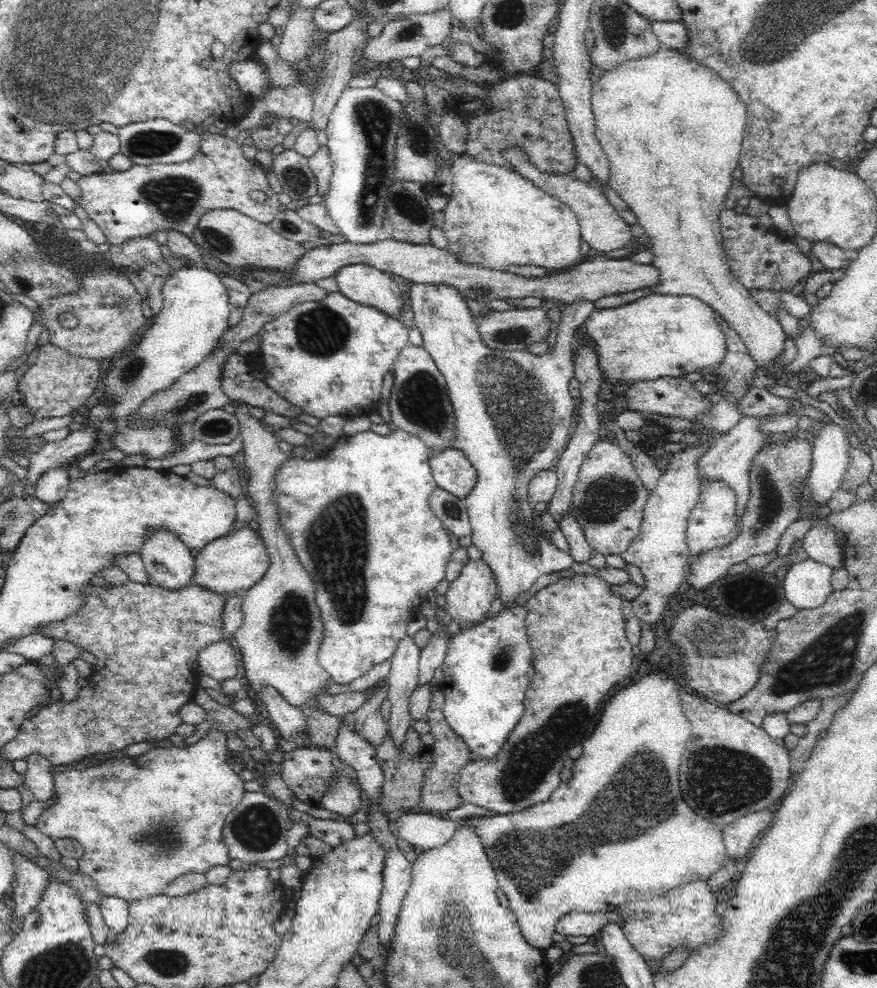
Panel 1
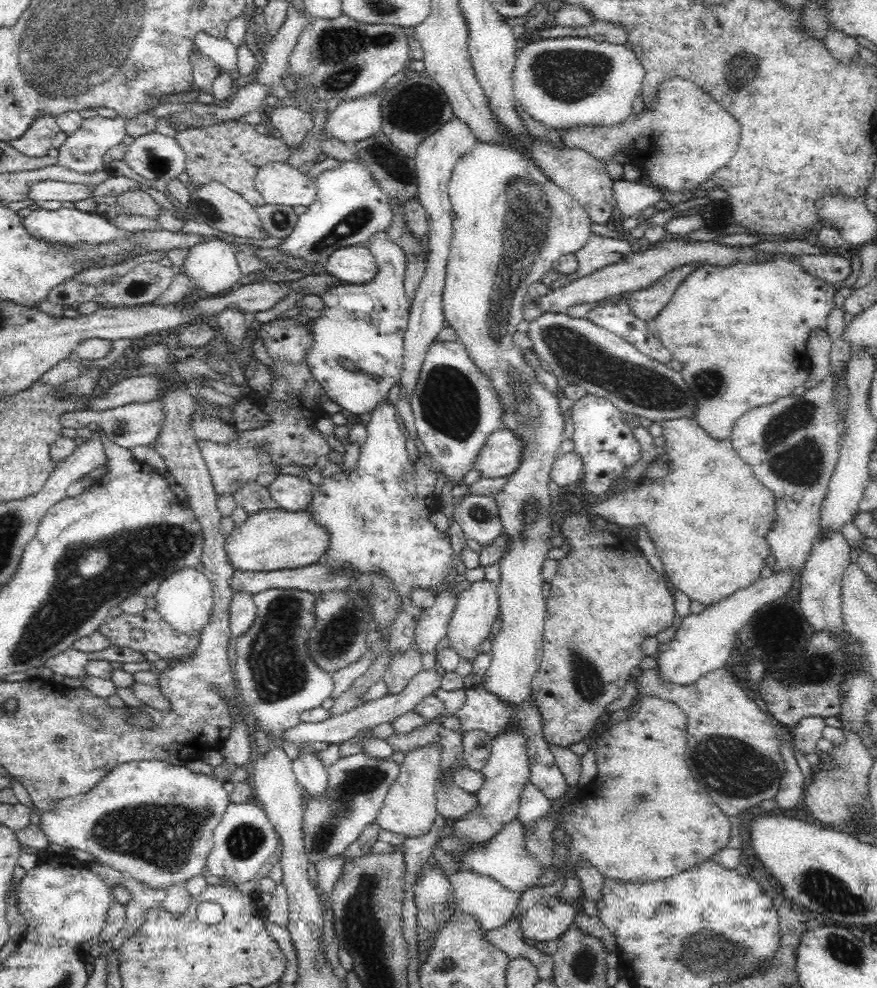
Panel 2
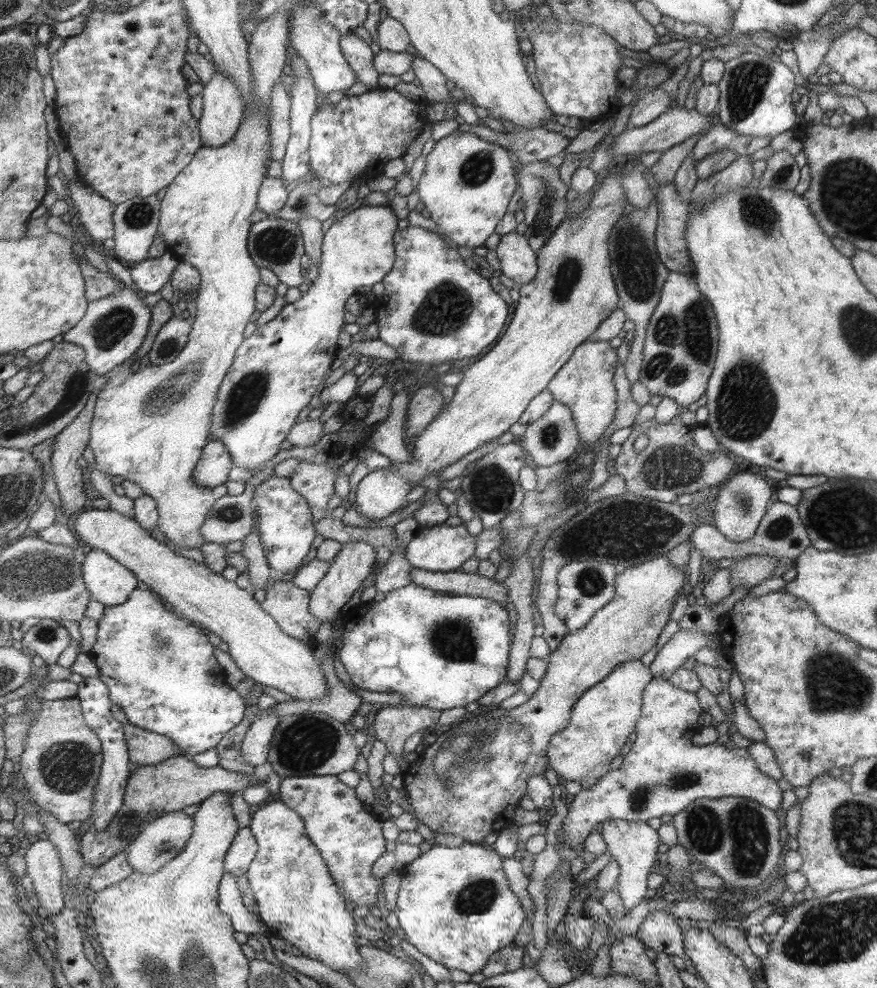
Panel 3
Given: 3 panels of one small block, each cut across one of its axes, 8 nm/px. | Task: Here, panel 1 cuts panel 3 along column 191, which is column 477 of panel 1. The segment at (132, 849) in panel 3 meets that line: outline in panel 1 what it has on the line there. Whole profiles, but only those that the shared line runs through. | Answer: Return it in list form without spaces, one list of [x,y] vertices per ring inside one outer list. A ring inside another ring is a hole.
[[[660,670],[651,671],[642,677],[638,682],[625,689],[618,691],[607,703],[604,711],[592,734],[582,743],[582,752],[573,762],[572,780],[561,782],[558,788],[550,795],[548,802],[535,804],[512,814],[500,814],[481,817],[473,816],[469,826],[473,826],[473,832],[481,842],[486,856],[494,869],[499,888],[505,892],[509,900],[509,909],[516,915],[520,932],[524,939],[536,949],[548,949],[554,943],[552,934],[555,933],[556,922],[568,914],[568,912],[614,912],[619,904],[637,900],[653,899],[664,896],[672,888],[696,880],[707,880],[707,878],[716,872],[724,859],[728,857],[724,839],[722,838],[722,827],[712,824],[698,816],[693,810],[684,806],[684,800],[680,798],[680,788],[678,788],[678,766],[680,758],[686,750],[686,742],[690,740],[691,722],[685,717],[680,704],[679,684],[673,681],[671,676]]]

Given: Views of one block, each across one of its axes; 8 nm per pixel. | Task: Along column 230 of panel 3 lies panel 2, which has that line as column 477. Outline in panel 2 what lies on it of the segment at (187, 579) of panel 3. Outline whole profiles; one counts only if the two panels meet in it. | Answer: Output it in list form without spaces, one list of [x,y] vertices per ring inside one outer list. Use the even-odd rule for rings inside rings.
[[[475,581],[470,588],[463,590],[453,604],[452,618],[449,619],[447,636],[450,639],[449,648],[458,653],[459,658],[467,658],[470,662],[476,660],[481,653],[480,646],[486,645],[492,635],[492,626],[500,617],[500,605],[498,600],[497,585],[488,582]]]

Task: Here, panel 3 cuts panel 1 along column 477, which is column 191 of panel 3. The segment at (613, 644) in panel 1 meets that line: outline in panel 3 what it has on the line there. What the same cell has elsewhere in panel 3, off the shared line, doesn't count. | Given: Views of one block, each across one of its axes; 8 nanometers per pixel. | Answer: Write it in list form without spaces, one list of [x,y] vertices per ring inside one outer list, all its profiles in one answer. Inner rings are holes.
[[[174,756],[158,762],[158,764],[148,764],[148,766],[136,766],[132,770],[131,778],[128,780],[124,792],[124,808],[116,814],[112,824],[106,830],[98,830],[96,826],[90,828],[83,836],[81,843],[82,854],[86,862],[96,865],[105,865],[120,855],[127,852],[130,844],[136,840],[144,830],[144,826],[156,818],[152,818],[152,813],[158,811],[158,816],[168,812],[182,811],[186,806],[201,804],[212,794],[220,792],[238,793],[252,784],[253,777],[242,772],[230,772],[221,766],[199,767],[186,756]]]

